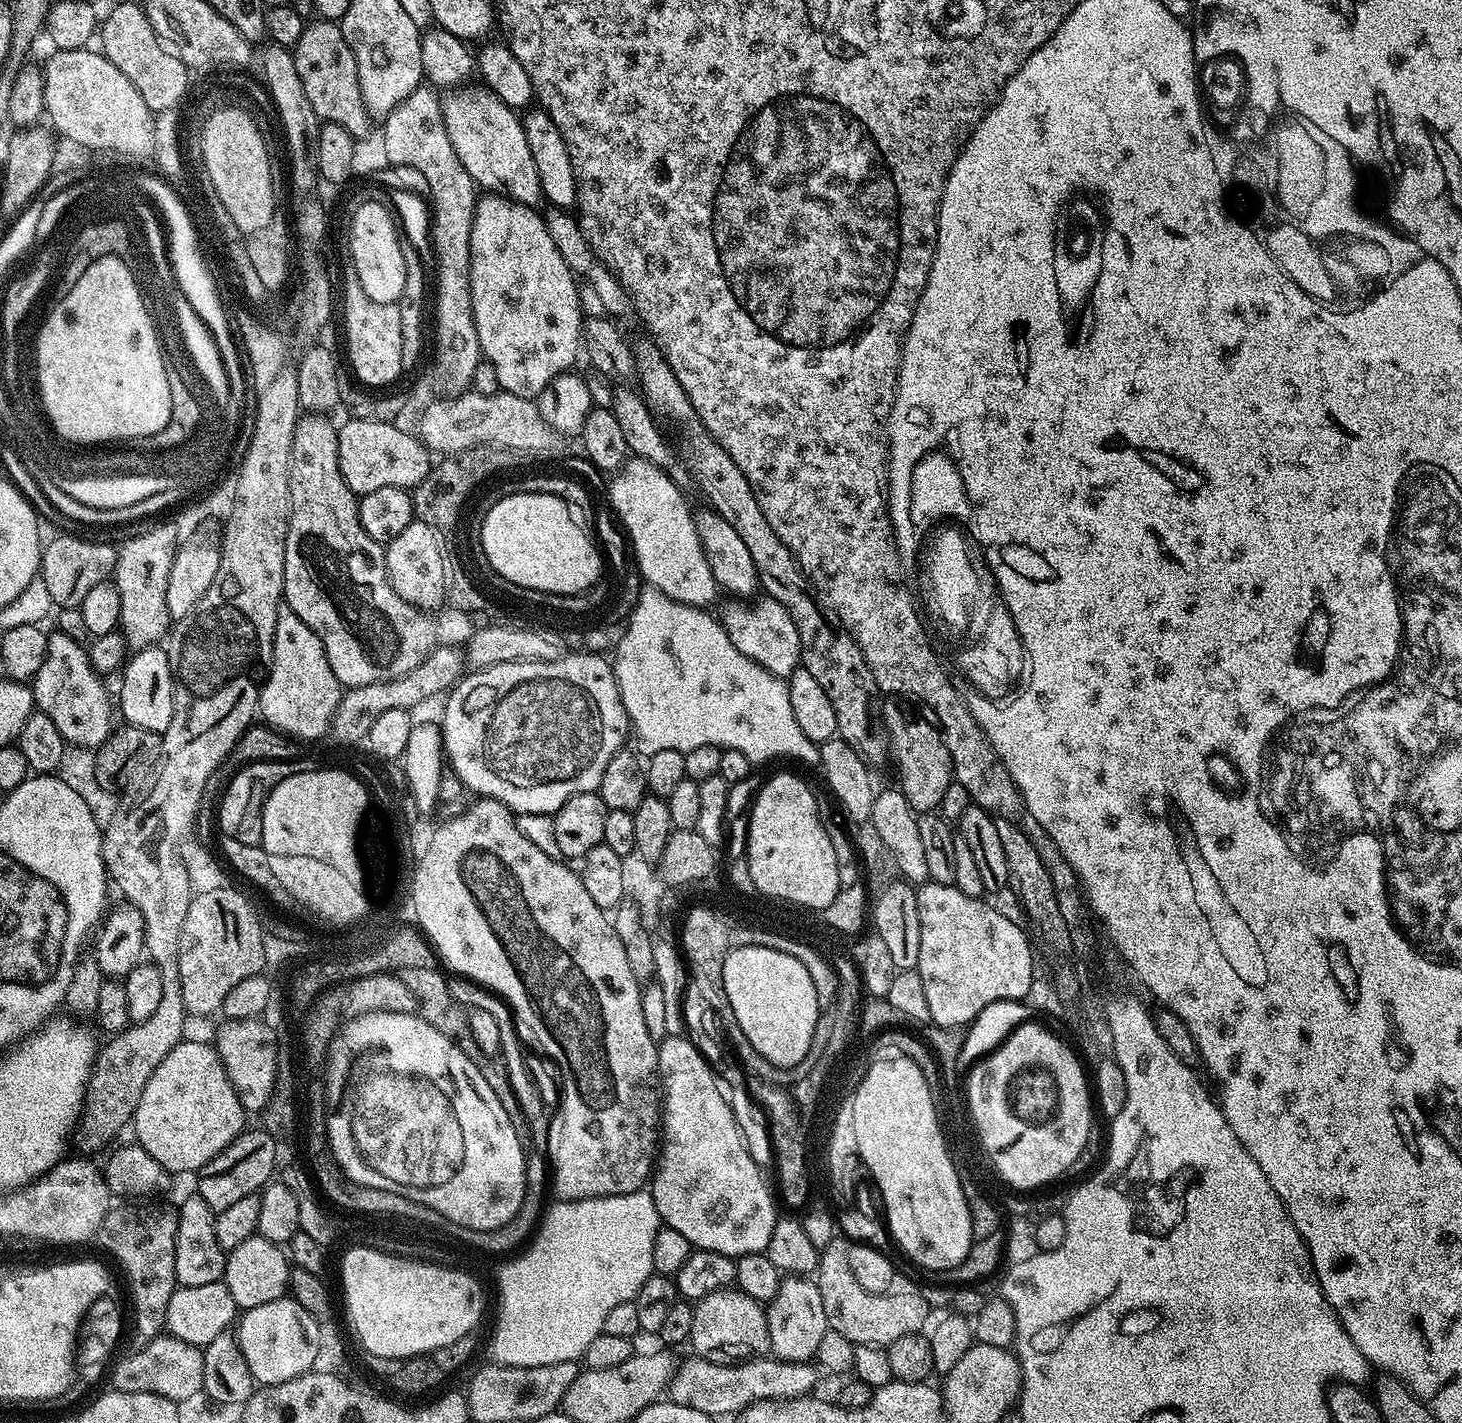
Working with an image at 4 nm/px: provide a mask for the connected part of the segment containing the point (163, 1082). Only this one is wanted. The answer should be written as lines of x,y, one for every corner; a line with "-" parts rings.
185,1038
158,1062
158,1070
146,1082
134,1117
134,1140
171,1174
196,1174
245,1131
244,1119
242,1102
215,1047

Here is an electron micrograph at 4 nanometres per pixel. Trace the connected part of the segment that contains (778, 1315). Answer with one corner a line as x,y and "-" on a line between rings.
789,1276
781,1279
780,1293
767,1305
768,1329
770,1330
771,1355
778,1360
808,1362
815,1357
818,1342
826,1334
828,1319
822,1310
822,1294
815,1279

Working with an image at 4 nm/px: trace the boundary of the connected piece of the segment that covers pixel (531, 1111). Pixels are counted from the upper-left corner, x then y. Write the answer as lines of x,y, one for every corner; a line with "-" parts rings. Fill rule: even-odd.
452,978
449,979
450,994
458,1003
463,1004
465,1009
473,1010
477,1008
480,1012
485,1012
492,1019
492,1024
496,1027
496,1036
500,1039
500,1052
504,1055
502,1067
508,1073
508,1080
512,1083
514,1094
518,1098
518,1106
522,1106
522,1120
526,1125
528,1123
528,1132
532,1135
530,1138
531,1148
540,1148
545,1153
548,1150
548,1122
549,1113
544,1113
544,1100
540,1097
540,1092
536,1089
536,1084
532,1081
532,1076
528,1073
528,1064
524,1061
524,1048
520,1045
520,1036
516,1033
518,1021
511,1008
496,995
495,992
467,979

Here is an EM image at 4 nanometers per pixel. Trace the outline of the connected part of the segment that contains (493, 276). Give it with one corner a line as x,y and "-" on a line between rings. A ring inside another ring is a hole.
484,194
476,201
470,240
472,270
472,313
478,330
483,359
494,365
501,389
519,398
535,401
556,376
563,375
582,356
585,313
580,313
577,277
572,275
566,258
554,246
554,238
544,225
543,215
535,207
518,204
503,194

